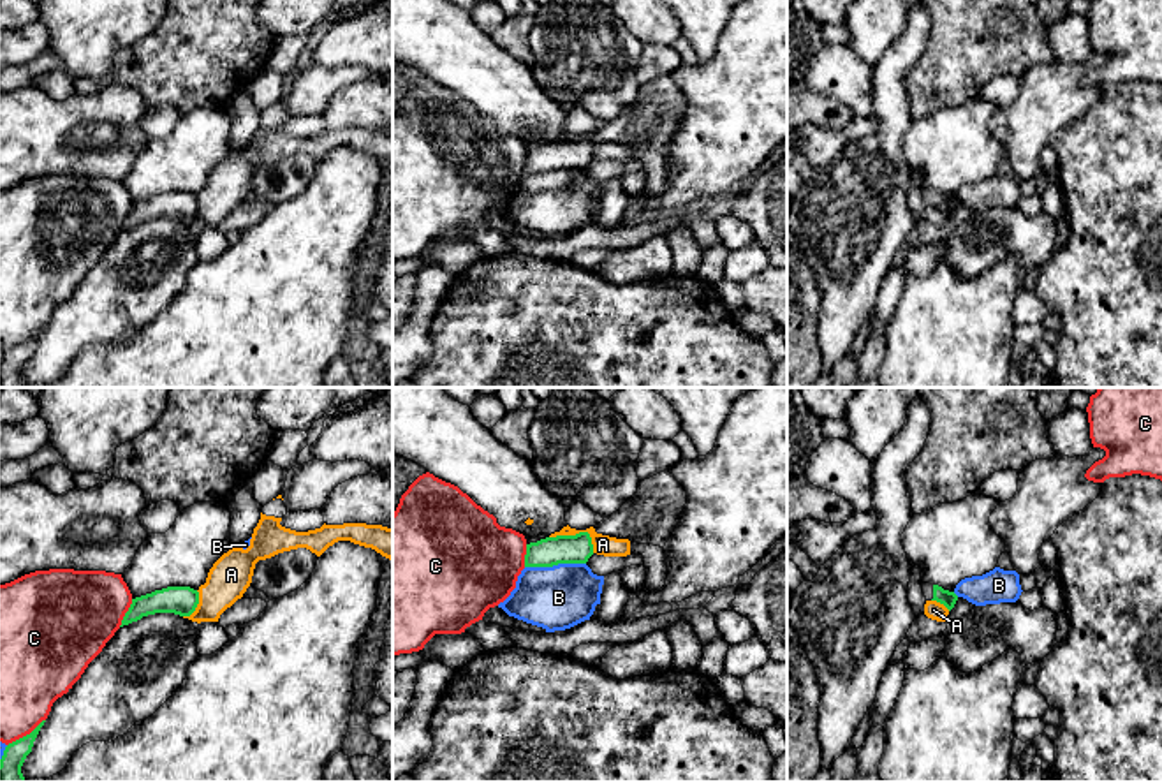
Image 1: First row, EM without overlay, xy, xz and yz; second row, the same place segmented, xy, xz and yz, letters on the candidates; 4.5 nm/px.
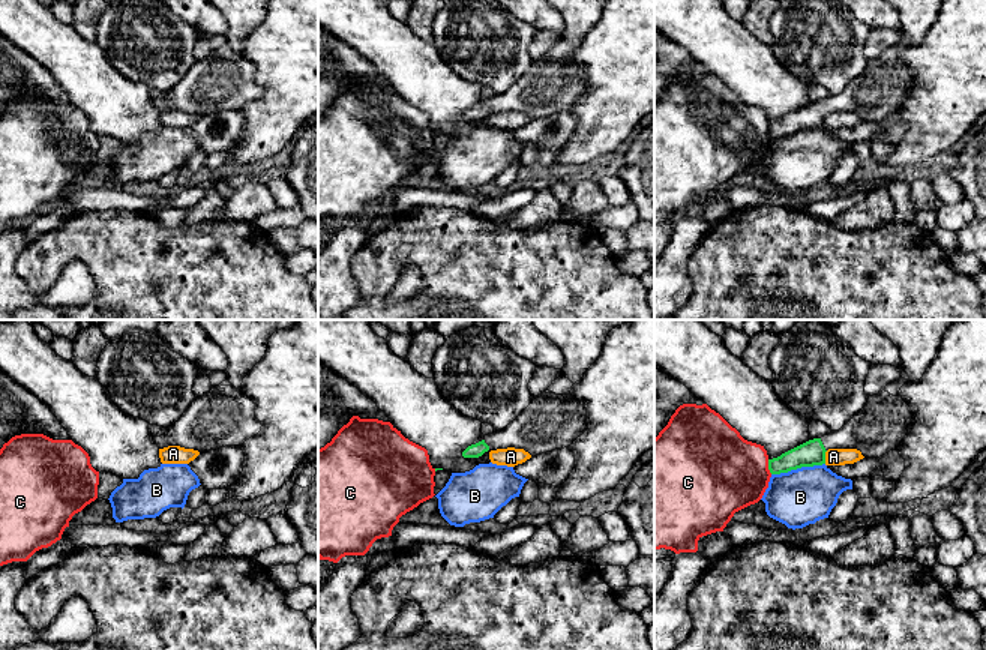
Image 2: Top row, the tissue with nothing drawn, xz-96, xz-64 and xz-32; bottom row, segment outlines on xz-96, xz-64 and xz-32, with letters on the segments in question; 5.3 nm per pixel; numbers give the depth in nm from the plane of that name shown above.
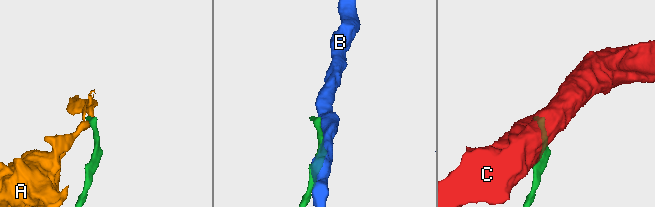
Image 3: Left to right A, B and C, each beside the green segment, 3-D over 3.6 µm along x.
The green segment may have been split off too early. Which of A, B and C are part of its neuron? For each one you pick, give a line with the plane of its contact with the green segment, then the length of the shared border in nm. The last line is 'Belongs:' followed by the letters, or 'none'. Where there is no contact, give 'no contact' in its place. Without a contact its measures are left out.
Belongs: none

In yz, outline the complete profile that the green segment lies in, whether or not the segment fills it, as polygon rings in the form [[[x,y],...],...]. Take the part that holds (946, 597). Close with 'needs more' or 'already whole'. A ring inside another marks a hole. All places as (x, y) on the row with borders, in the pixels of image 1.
[[[923,583],[923,594],[926,601],[937,601],[944,604],[949,611],[958,601],[958,595],[954,592],[944,590],[942,586],[931,583]]] | needs more

